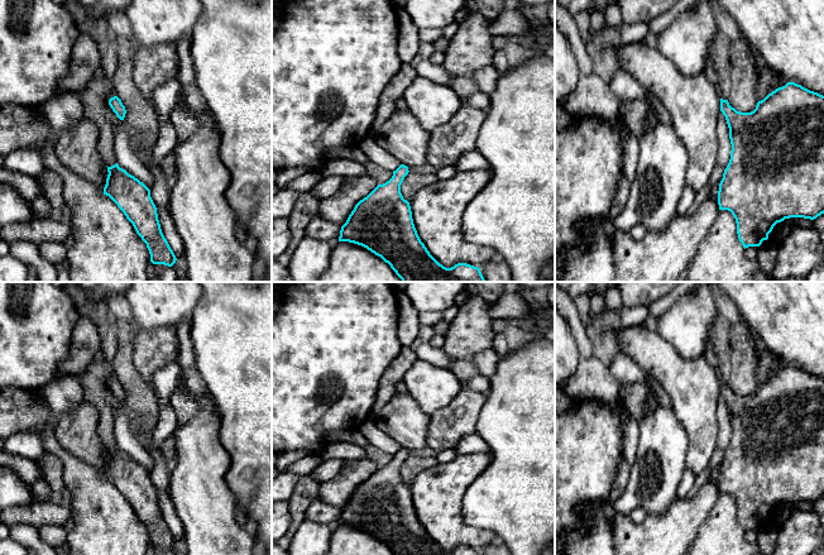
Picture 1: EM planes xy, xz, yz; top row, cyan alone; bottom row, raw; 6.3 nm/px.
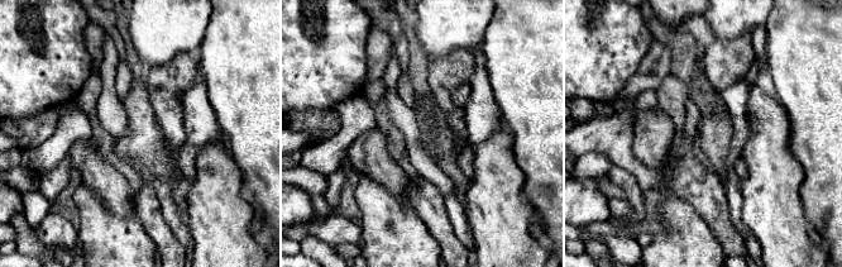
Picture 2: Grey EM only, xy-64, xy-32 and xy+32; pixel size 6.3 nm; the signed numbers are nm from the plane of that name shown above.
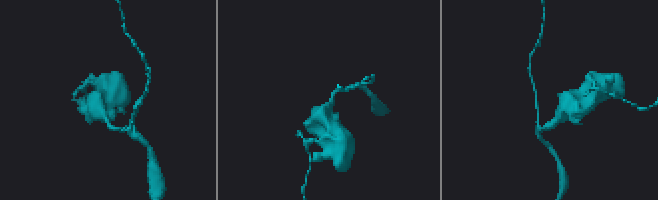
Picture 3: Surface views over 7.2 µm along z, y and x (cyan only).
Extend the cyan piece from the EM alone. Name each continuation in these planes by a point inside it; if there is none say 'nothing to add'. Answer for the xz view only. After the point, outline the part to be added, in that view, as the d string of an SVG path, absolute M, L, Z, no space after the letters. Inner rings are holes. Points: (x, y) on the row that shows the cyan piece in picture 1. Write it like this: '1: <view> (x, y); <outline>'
nothing to add

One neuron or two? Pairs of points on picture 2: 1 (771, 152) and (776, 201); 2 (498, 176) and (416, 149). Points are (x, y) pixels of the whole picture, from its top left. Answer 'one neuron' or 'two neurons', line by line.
1: one neuron
2: two neurons

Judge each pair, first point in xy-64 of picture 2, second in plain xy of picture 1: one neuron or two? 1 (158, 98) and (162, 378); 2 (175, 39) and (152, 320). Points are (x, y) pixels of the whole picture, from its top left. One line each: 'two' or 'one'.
1: two
2: one

